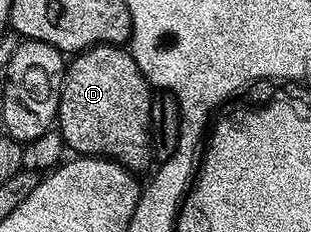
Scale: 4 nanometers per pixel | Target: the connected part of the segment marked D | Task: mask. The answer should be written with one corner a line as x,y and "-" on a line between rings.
92,46
69,59
66,79
62,81
56,129
75,155
108,158
111,162
119,162
125,170
131,172
149,171
150,158
155,157
154,146
150,143
151,97
152,87
140,72
129,49
122,46

